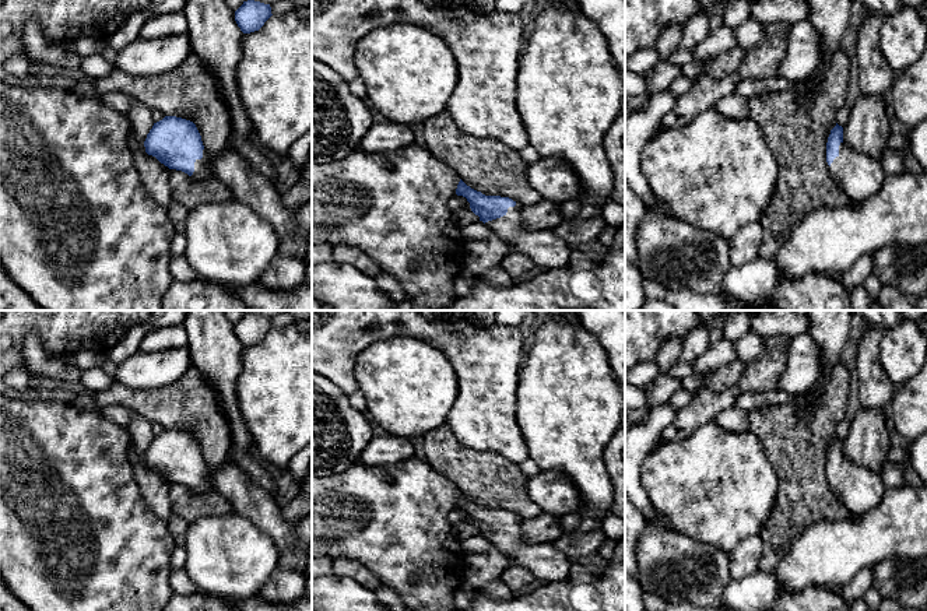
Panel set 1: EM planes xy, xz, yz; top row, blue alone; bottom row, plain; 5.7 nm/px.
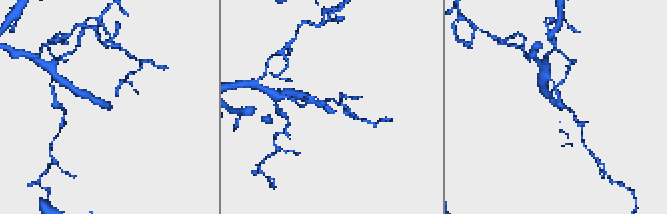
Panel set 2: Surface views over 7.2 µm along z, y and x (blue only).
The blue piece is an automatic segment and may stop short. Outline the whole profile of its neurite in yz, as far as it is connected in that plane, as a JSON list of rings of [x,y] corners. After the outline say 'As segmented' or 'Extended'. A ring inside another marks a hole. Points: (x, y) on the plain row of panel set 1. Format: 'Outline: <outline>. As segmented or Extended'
Outline: [[[838,436],[828,450],[826,475],[832,491],[856,516],[872,510],[886,491],[881,474],[853,464],[843,454],[843,440]]]. Extended

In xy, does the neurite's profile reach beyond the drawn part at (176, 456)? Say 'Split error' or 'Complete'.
Split error

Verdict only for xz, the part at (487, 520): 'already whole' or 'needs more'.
needs more

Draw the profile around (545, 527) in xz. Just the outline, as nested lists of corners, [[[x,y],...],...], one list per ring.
[[[549,512],[522,520],[520,527],[527,542],[554,542],[565,534],[559,524],[559,516]]]

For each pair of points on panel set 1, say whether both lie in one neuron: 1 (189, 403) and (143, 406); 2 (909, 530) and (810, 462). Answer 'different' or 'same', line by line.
1: same
2: different

